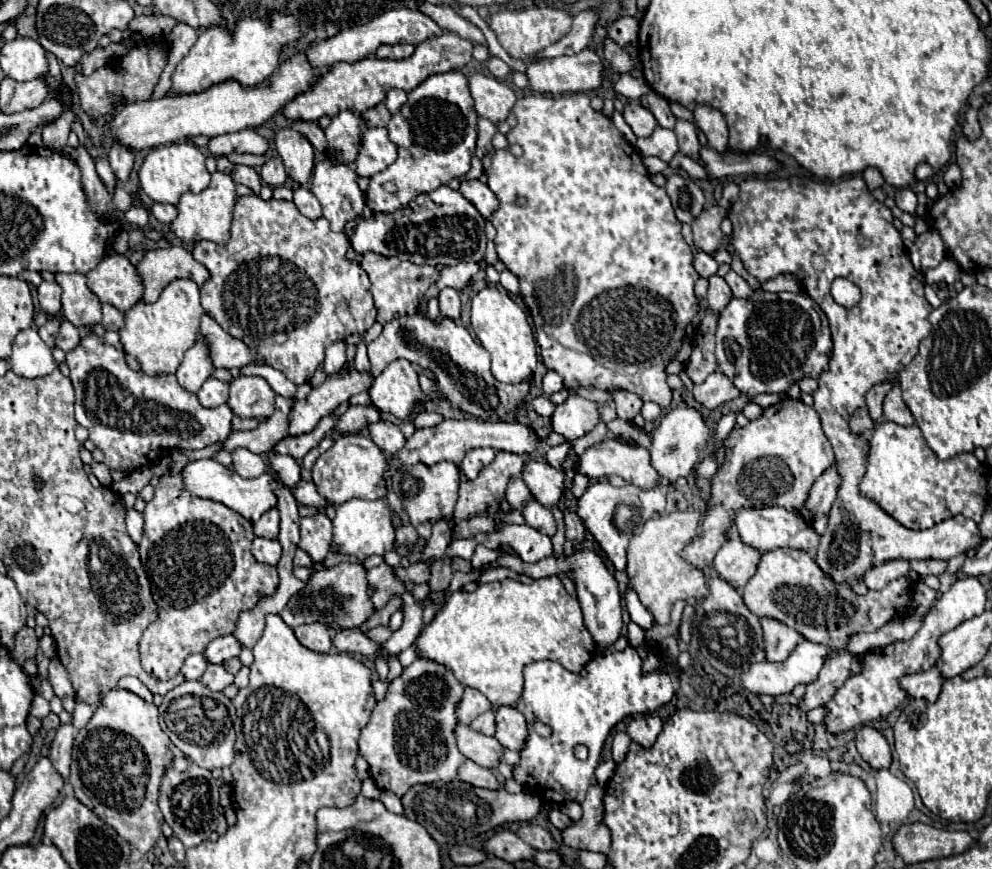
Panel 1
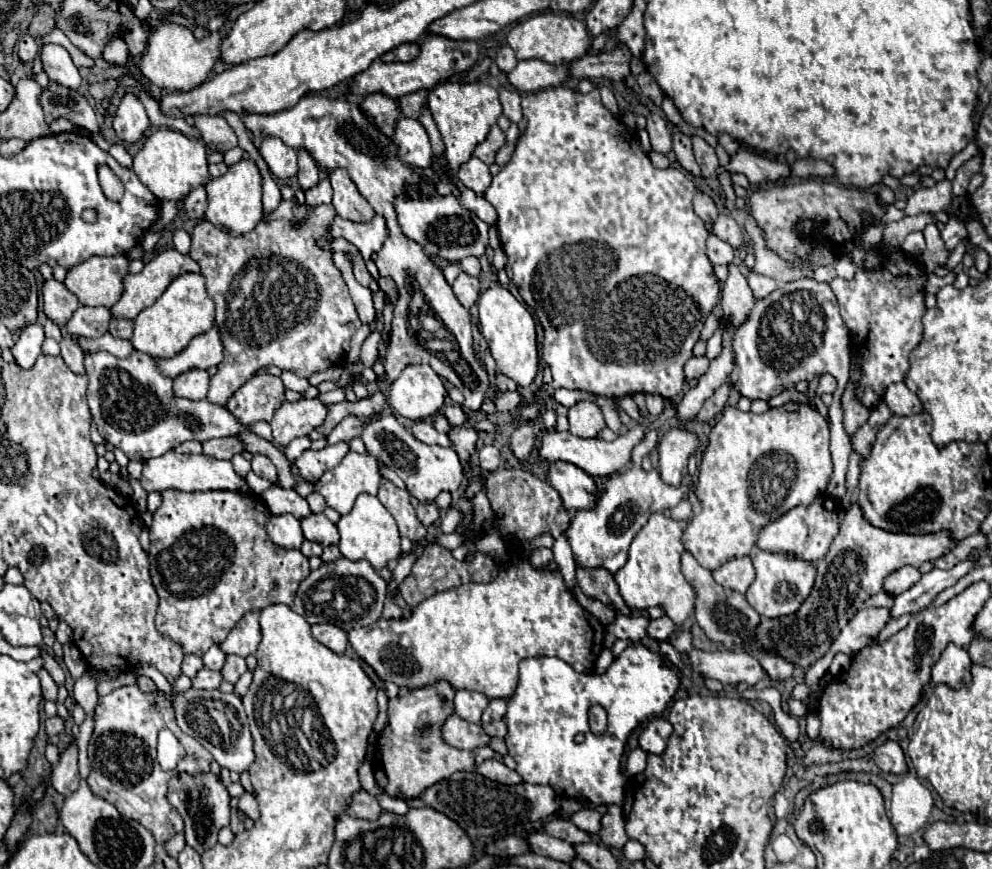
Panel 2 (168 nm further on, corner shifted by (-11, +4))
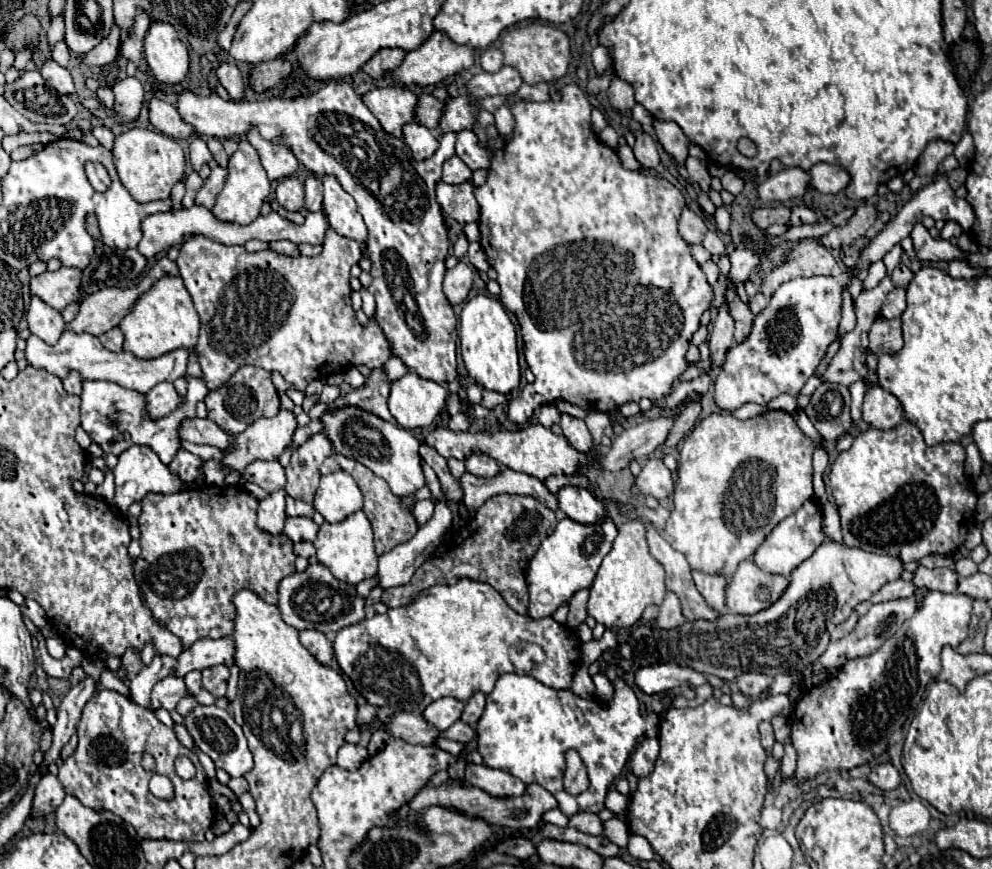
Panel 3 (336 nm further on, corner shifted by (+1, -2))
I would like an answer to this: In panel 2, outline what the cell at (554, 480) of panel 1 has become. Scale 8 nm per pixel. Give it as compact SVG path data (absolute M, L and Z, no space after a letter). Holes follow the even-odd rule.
M557 461L549 467L549 485L557 489L563 499L563 505L569 511L591 509L599 499L599 489L591 475L579 471L579 467L571 467L571 463Z

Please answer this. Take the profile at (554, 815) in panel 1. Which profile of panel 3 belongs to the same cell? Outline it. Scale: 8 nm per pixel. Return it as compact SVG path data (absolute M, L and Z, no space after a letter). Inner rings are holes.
M575 813L569 819L569 825L587 833L587 835L601 835L603 833L603 823L595 813Z

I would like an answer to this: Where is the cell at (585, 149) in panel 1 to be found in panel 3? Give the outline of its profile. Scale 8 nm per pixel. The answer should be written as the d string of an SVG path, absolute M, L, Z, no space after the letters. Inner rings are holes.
M573 83L565 85L561 89L561 101L515 101L511 105L511 113L515 117L515 129L513 129L513 139L505 143L505 151L497 149L491 159L489 175L487 181L481 187L475 187L475 199L481 207L481 219L479 219L479 229L481 229L481 247L491 263L491 267L497 271L497 283L501 287L501 303L505 309L513 311L517 315L517 321L521 325L521 335L525 341L525 361L529 369L535 375L535 383L527 385L517 397L509 401L509 411L507 417L513 425L525 425L537 407L555 403L559 399L569 401L573 405L579 405L585 411L613 411L621 403L627 401L637 401L647 397L653 403L667 397L671 393L671 383L687 369L685 353L689 349L689 339L691 335L699 329L699 319L701 315L709 309L713 301L713 287L707 283L705 273L701 271L699 263L691 255L689 243L683 241L683 237L677 231L679 215L685 209L685 199L681 191L669 183L663 177L657 175L647 175L641 171L629 171L621 165L617 151L607 147L591 129L591 103L587 101L587 95ZM637 285L641 287L659 287L663 293L641 293L641 291L631 291Z

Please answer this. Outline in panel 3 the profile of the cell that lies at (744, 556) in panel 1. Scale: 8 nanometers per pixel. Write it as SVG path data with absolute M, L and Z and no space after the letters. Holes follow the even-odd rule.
M693 571L693 581L695 581L699 593L705 597L705 601L715 611L723 611L725 609L725 589L727 589L727 583L729 583L727 577Z

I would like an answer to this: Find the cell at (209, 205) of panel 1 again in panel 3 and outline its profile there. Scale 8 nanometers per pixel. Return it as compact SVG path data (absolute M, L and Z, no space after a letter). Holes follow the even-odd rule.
M243 139L239 143L239 149L235 155L231 155L229 165L227 165L227 179L225 179L225 187L223 191L217 195L215 205L211 209L211 213L225 223L237 223L237 225L249 225L251 221L255 221L255 217L259 217L261 205L267 199L271 191L271 183L265 175L265 169L261 167L261 161L255 153L255 149Z

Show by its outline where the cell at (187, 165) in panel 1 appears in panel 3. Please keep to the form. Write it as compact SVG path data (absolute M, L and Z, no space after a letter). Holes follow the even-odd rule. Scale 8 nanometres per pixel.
M137 127L121 133L115 139L113 161L115 161L121 183L125 185L125 189L131 193L131 197L137 203L169 199L173 185L185 177L185 167L187 167L185 153L175 139L163 133L137 129Z

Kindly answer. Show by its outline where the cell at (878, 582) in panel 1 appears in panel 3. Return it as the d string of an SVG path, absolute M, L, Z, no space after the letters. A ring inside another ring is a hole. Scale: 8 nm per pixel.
M895 579L885 583L873 597L871 603L881 603L881 601L891 601L891 599L901 599L901 597L911 597L915 593L915 585L905 579Z

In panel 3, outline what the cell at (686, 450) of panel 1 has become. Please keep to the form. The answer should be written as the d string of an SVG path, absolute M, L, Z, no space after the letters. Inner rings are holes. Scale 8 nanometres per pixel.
M649 459L641 473L637 475L635 479L635 487L641 495L653 495L655 499L665 499L673 493L673 477L671 477L671 471L665 467L663 459Z

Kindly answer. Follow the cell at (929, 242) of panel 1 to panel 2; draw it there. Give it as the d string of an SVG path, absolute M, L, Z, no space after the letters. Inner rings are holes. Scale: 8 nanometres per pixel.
M951 217L949 223L943 227L941 231L941 237L947 245L949 251L953 251L957 247L957 243L961 243L965 237L967 237L967 229L965 229L965 223L959 219L959 217Z

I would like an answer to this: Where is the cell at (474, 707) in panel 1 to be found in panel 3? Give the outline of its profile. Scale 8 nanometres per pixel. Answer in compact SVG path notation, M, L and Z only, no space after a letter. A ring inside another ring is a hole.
M441 697L439 701L431 703L425 711L423 711L423 717L435 725L437 729L445 731L449 729L457 719L461 719L461 713L463 713L463 707L465 703L455 699L455 697Z

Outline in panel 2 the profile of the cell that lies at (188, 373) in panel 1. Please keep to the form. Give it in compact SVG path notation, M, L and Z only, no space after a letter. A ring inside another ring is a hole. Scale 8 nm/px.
M191 369L173 379L173 395L185 399L205 399L209 389L209 373L203 369Z

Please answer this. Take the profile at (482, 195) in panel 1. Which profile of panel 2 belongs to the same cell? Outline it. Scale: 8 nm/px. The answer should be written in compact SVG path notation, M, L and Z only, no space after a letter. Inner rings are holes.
M471 157L467 163L463 163L463 167L459 167L457 171L457 177L463 181L465 187L473 189L477 195L483 195L485 189L491 185L489 167L477 157Z

